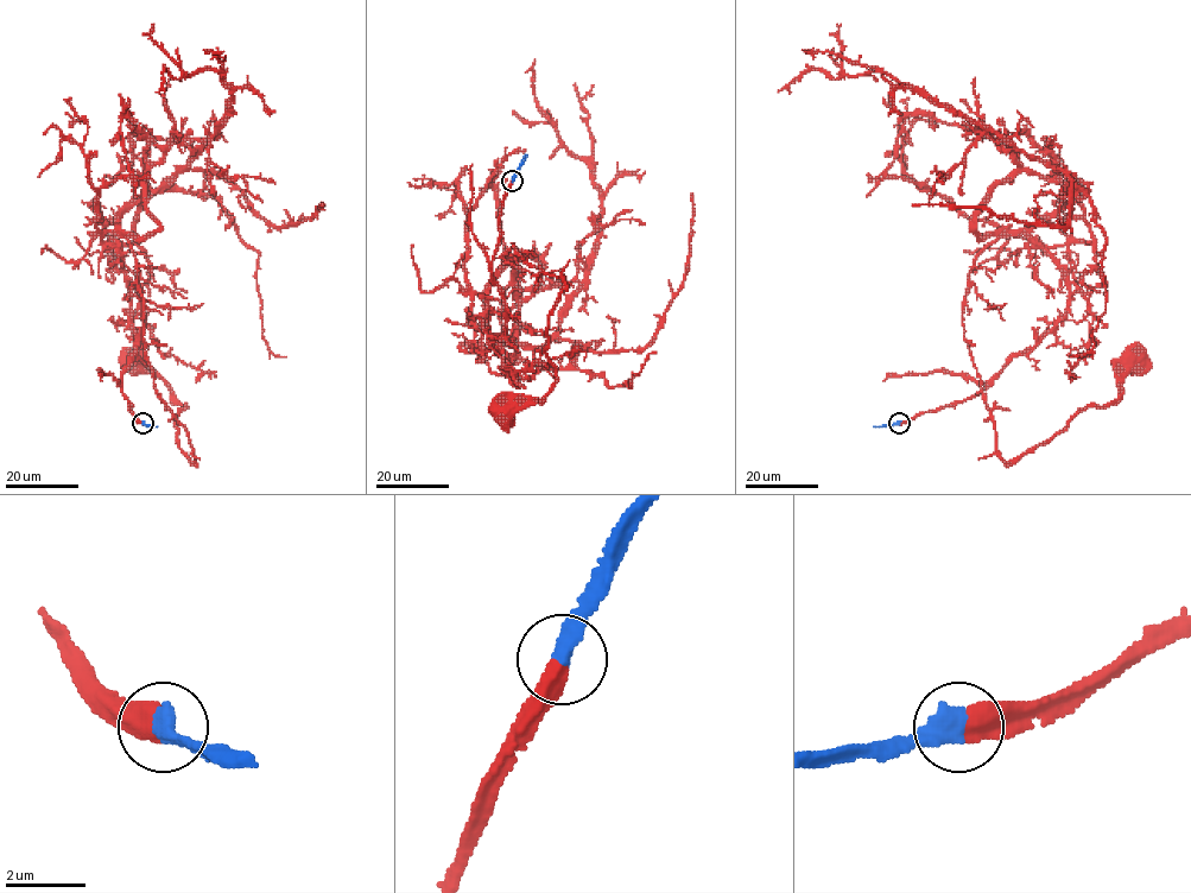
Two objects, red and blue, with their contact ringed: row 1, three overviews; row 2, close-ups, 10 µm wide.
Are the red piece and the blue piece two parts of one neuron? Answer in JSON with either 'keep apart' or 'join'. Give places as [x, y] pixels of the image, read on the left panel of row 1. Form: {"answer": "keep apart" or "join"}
{"answer": "join"}

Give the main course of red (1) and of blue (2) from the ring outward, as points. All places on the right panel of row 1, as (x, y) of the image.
1: (900, 423), (971, 398), (1065, 312), (1063, 270), (1002, 234), (962, 324), (1000, 456), (1108, 406), (1133, 360)
2: (900, 423), (873, 426)

